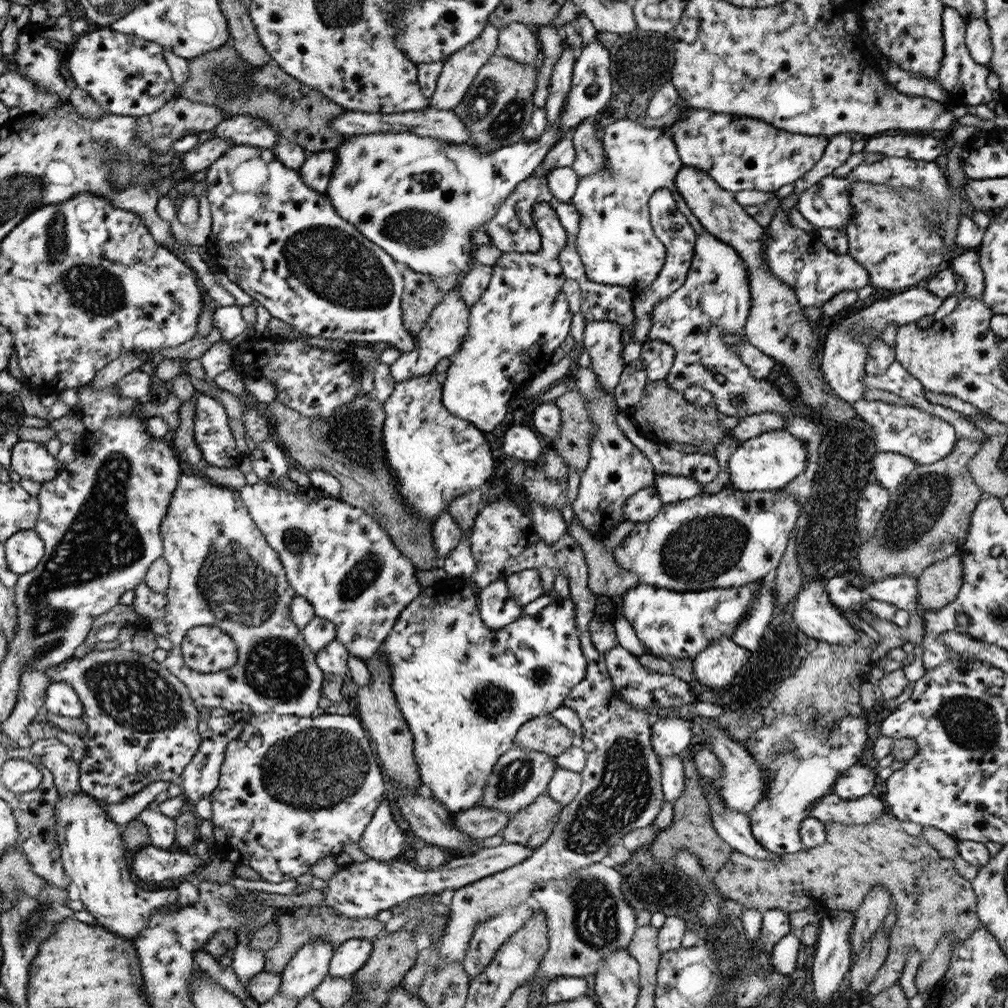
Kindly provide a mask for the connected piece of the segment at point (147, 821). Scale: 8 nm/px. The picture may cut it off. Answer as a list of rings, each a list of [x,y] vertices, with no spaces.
[[[144,809],[137,818],[148,828],[151,844],[162,850],[171,850],[176,845],[176,821],[164,813],[152,809]]]

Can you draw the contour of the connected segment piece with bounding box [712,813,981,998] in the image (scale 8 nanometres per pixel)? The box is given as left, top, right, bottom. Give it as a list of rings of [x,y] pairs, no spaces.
[[[885,813],[880,815],[876,820],[873,820],[869,823],[864,823],[863,825],[849,825],[842,824],[836,821],[830,821],[829,823],[825,823],[825,831],[826,838],[825,843],[822,846],[818,846],[817,848],[808,848],[805,851],[802,851],[799,855],[787,857],[785,855],[777,855],[775,859],[764,859],[764,860],[756,860],[755,858],[746,856],[741,852],[734,851],[728,862],[726,862],[725,866],[712,874],[712,881],[721,891],[722,896],[726,899],[736,900],[739,902],[740,906],[743,906],[744,909],[756,909],[761,913],[767,910],[772,910],[774,908],[779,908],[784,912],[790,913],[794,912],[794,910],[804,910],[804,908],[814,908],[816,912],[819,914],[820,919],[831,916],[831,914],[835,914],[835,910],[847,910],[848,912],[856,912],[856,909],[864,902],[864,899],[867,897],[867,894],[871,891],[871,888],[875,886],[875,884],[881,884],[883,888],[887,888],[889,894],[891,894],[891,905],[890,909],[896,908],[898,912],[897,922],[892,928],[892,932],[889,934],[889,953],[887,954],[887,960],[881,966],[880,972],[874,977],[872,984],[865,990],[866,997],[870,998],[886,988],[890,988],[893,984],[899,982],[900,977],[902,976],[902,970],[904,970],[904,966],[906,966],[906,958],[908,958],[908,952],[912,950],[912,948],[916,948],[921,953],[922,959],[926,959],[930,956],[936,945],[939,944],[939,940],[943,938],[943,936],[947,936],[949,932],[953,932],[953,939],[951,940],[952,952],[953,947],[962,944],[964,940],[966,940],[973,932],[976,932],[976,929],[981,926],[979,922],[979,918],[977,915],[977,896],[974,892],[973,886],[971,885],[971,880],[968,880],[959,874],[959,866],[960,862],[956,859],[942,858],[940,853],[937,850],[934,850],[928,842],[925,841],[925,838],[920,834],[918,836],[913,837],[911,834],[906,834],[906,831],[903,829],[902,821],[898,820],[894,815],[887,816]]]

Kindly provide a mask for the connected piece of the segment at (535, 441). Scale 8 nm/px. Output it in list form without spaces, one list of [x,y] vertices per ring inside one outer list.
[[[514,425],[503,434],[502,450],[506,456],[518,463],[534,463],[541,461],[544,449],[542,438],[537,432],[524,425]]]

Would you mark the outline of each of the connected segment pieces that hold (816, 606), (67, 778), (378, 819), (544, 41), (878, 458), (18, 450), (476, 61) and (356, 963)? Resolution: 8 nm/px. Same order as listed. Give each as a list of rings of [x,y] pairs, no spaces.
[[[808,584],[799,592],[794,603],[794,625],[808,639],[828,644],[852,644],[858,632],[864,634],[864,629],[848,622],[816,584]]]
[[[55,737],[36,740],[29,749],[53,774],[53,783],[59,796],[83,794],[79,783],[79,764],[72,759],[68,745]]]
[[[389,802],[376,809],[371,824],[359,840],[360,848],[374,860],[391,860],[403,852],[404,833],[396,824]]]
[[[552,25],[540,26],[538,39],[543,47],[543,61],[537,71],[538,88],[534,94],[534,104],[537,109],[544,109],[551,90],[551,76],[557,62],[561,60],[565,49],[565,39],[560,36],[556,27]]]
[[[880,452],[873,458],[873,473],[881,487],[891,491],[898,488],[917,464],[895,452]]]
[[[18,440],[11,452],[9,469],[17,472],[22,481],[43,483],[56,478],[60,465],[56,457],[48,453],[44,442]]]
[[[488,22],[480,37],[444,60],[443,69],[437,80],[437,87],[430,98],[431,108],[454,111],[456,107],[460,106],[467,96],[472,81],[479,74],[479,70],[491,57],[496,55],[499,48],[499,31],[498,28]]]
[[[352,937],[334,948],[330,962],[330,975],[349,978],[367,964],[374,952],[371,939]]]

